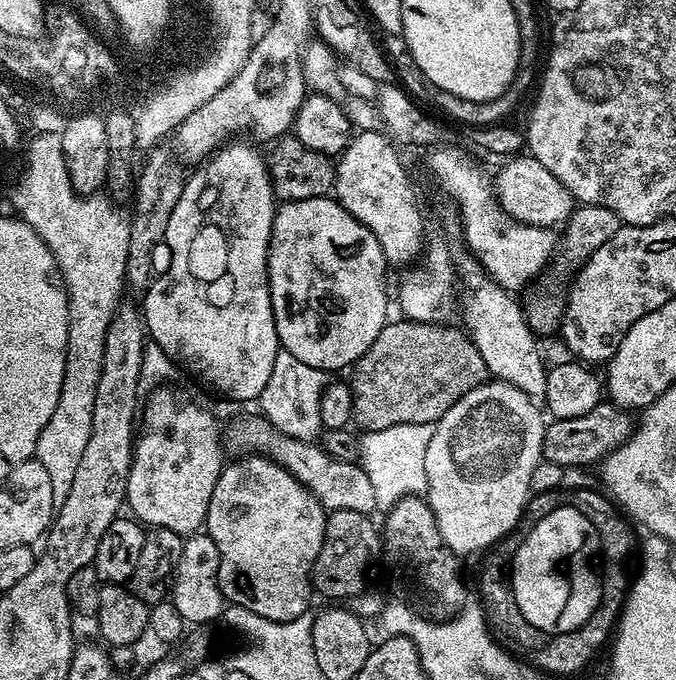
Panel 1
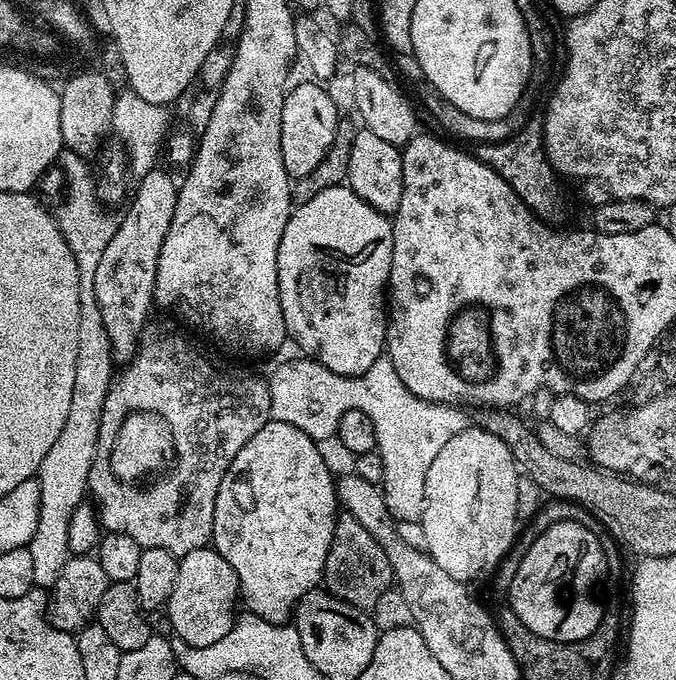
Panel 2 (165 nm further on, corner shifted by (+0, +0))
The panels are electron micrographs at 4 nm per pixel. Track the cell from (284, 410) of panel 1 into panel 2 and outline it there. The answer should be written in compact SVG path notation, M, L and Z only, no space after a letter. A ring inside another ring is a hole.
M387 354L379 356L360 376L334 374L326 366L311 358L288 360L267 377L270 390L271 419L298 426L311 440L325 442L336 435L336 427L346 410L362 410L374 424L376 449L382 457L384 480L382 491L386 506L396 521L420 521L426 498L426 470L441 452L442 446L470 427L463 407L451 404L432 404L410 394L394 370L394 362Z

